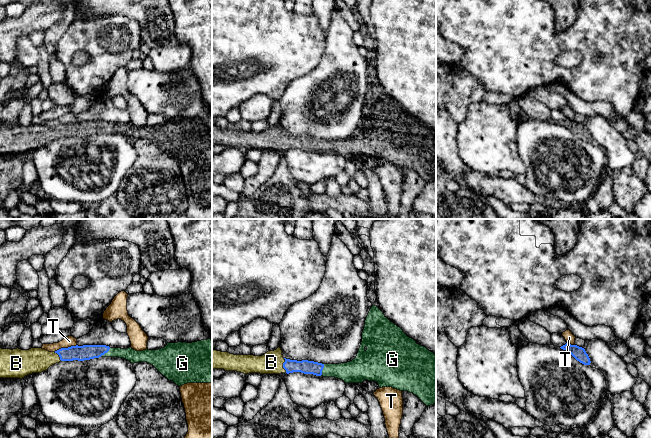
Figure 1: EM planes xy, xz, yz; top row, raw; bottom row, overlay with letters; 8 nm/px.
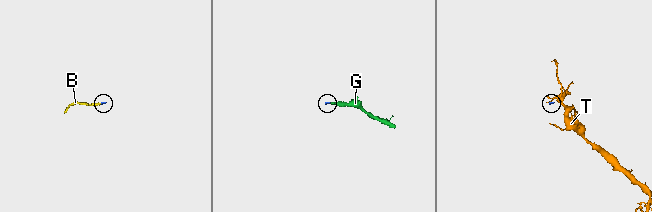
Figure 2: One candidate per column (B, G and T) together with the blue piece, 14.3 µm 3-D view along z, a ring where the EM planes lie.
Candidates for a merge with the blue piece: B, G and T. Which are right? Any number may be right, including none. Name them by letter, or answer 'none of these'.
B, G

